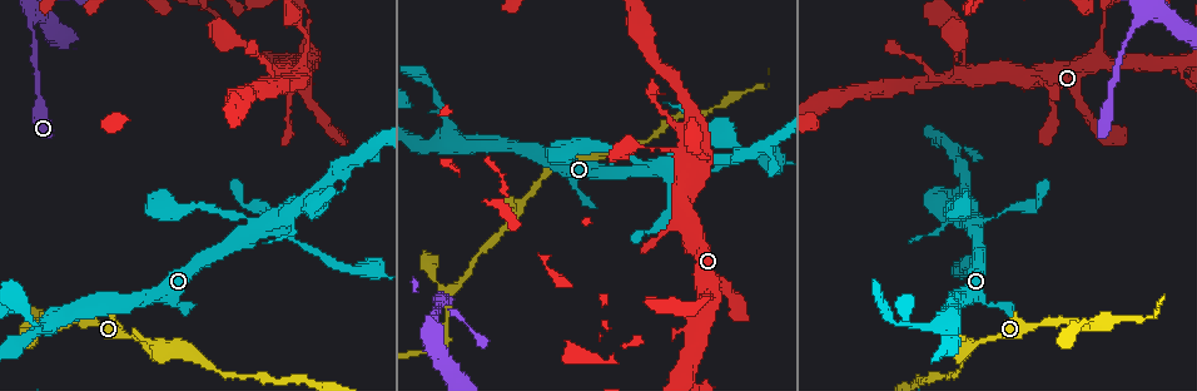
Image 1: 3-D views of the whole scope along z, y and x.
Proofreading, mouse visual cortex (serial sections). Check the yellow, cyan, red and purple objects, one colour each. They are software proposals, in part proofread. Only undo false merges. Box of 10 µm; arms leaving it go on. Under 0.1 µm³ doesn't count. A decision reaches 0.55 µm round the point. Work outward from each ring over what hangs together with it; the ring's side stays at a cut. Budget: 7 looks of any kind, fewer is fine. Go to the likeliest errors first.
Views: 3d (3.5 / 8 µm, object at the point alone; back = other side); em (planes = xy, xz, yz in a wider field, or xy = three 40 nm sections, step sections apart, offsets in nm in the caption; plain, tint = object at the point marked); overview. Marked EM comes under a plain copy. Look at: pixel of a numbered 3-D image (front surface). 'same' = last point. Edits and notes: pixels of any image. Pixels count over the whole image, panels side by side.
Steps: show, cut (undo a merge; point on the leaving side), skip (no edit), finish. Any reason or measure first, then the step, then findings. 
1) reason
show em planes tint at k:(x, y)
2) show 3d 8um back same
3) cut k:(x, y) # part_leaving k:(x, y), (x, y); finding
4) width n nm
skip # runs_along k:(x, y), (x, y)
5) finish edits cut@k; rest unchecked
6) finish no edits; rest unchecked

looks like a crossing
show 3d 3.5um at 1:(261, 225)

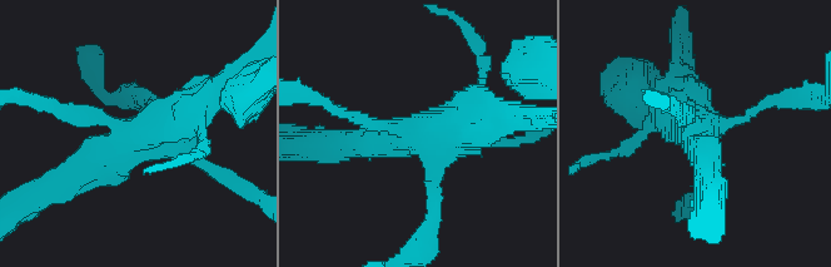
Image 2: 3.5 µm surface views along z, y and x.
show em xy step 3 tint at 2:(140, 132)

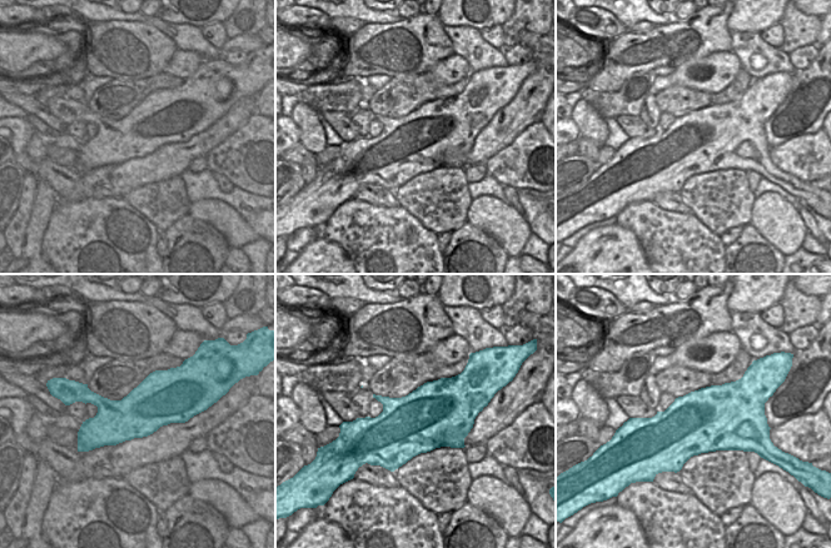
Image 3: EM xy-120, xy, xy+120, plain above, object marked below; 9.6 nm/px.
another direction
show em xy step 2 tint same

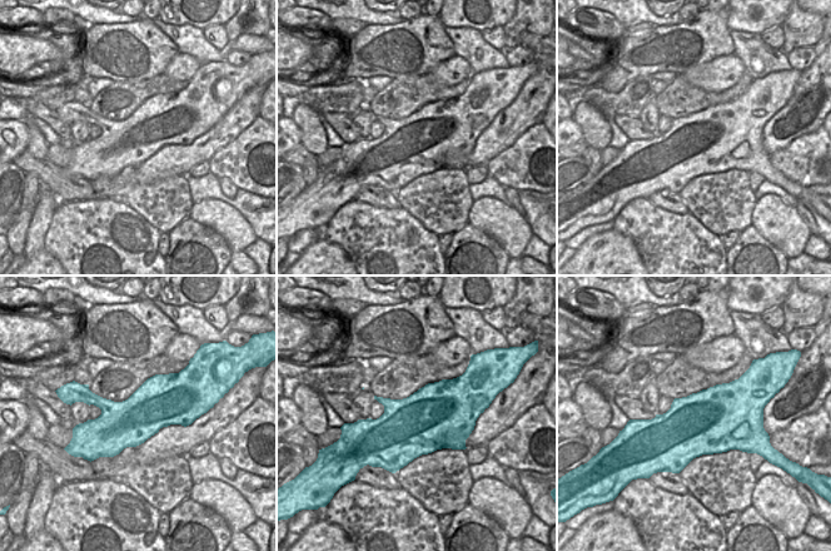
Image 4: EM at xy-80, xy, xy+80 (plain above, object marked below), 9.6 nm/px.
skip # runs_along 2:(71, 177), (94, 157), (209, 95); one cell here

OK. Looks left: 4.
thick turns thin
show 3d 3.5um at 1:(969, 343)

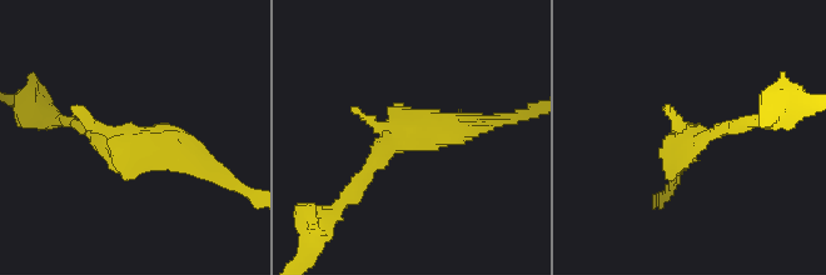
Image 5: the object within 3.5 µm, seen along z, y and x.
shape alone is not enough
show em xy step 5 tint at 5:(122, 134)

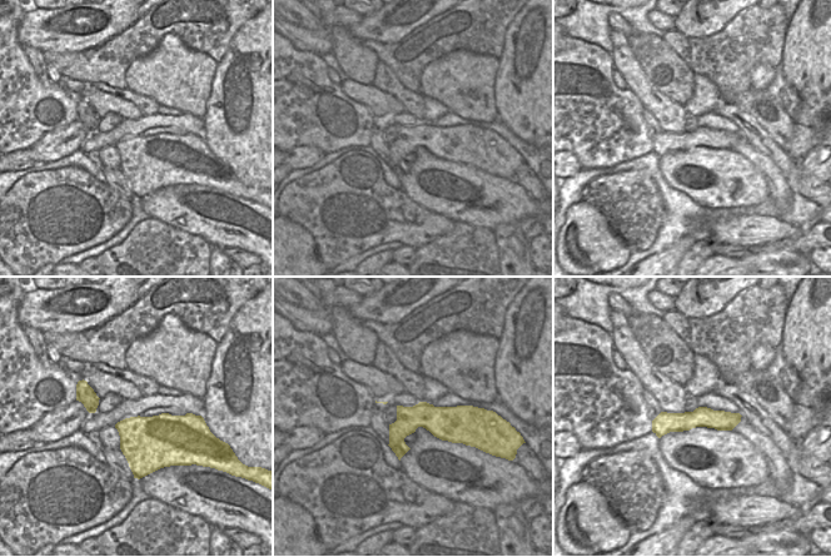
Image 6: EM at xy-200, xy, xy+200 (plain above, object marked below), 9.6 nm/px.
skip # runs_along 6:(737, 418), (665, 422), (655, 428); one cell here

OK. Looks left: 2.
abrupt turn
show 3d 8um at 1:(447, 346)

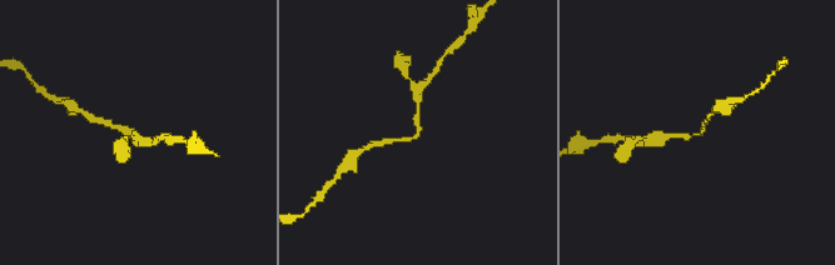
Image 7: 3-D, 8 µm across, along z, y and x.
show em xy step 5 tint same

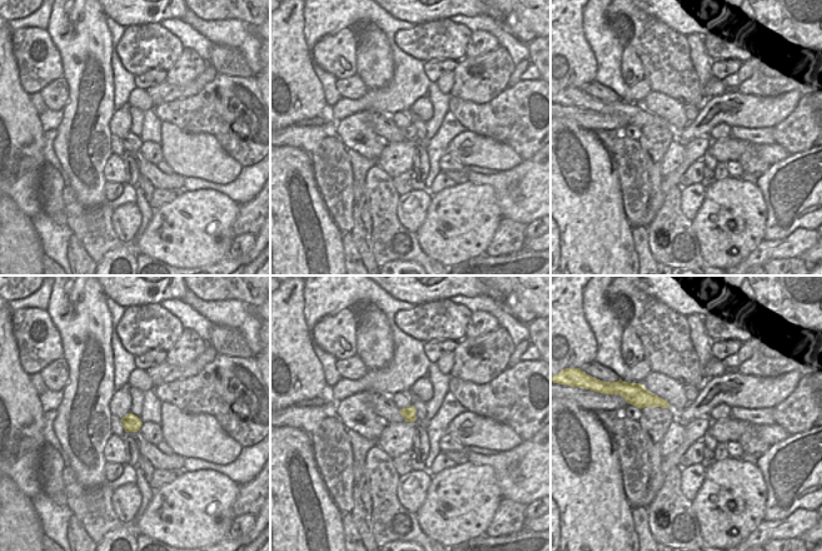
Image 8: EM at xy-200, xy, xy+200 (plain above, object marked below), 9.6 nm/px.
skip # runs_along 7:(416, 100), (418, 135), (382, 141); one cell here

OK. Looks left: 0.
finish no edits; rest unchecked

